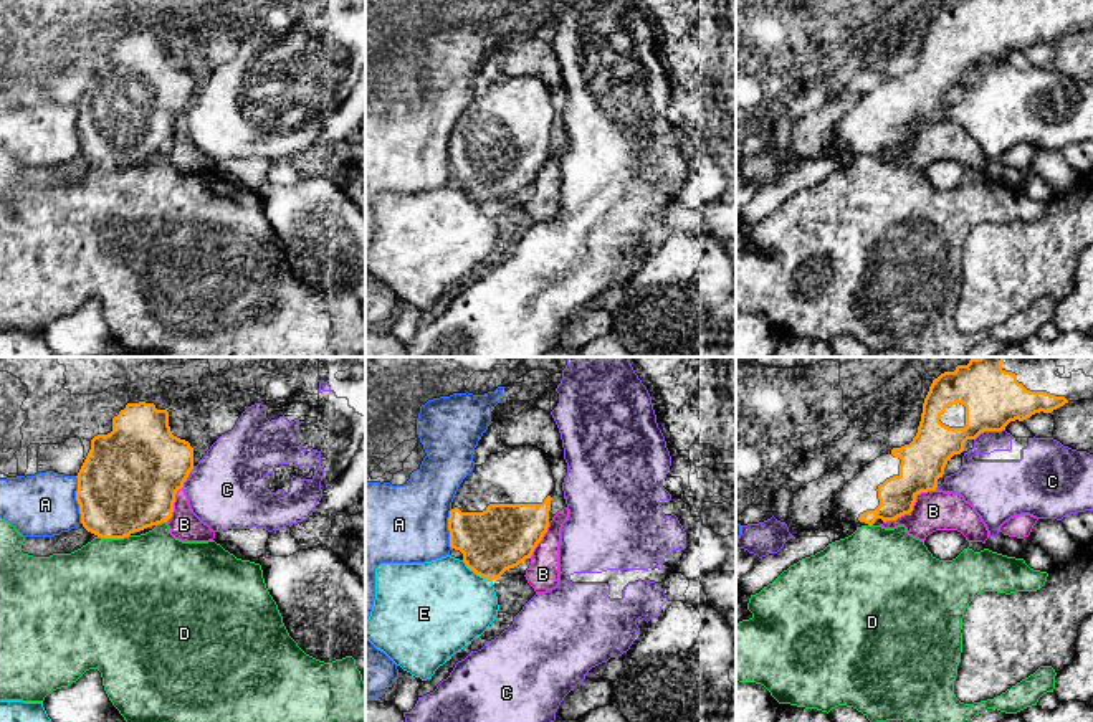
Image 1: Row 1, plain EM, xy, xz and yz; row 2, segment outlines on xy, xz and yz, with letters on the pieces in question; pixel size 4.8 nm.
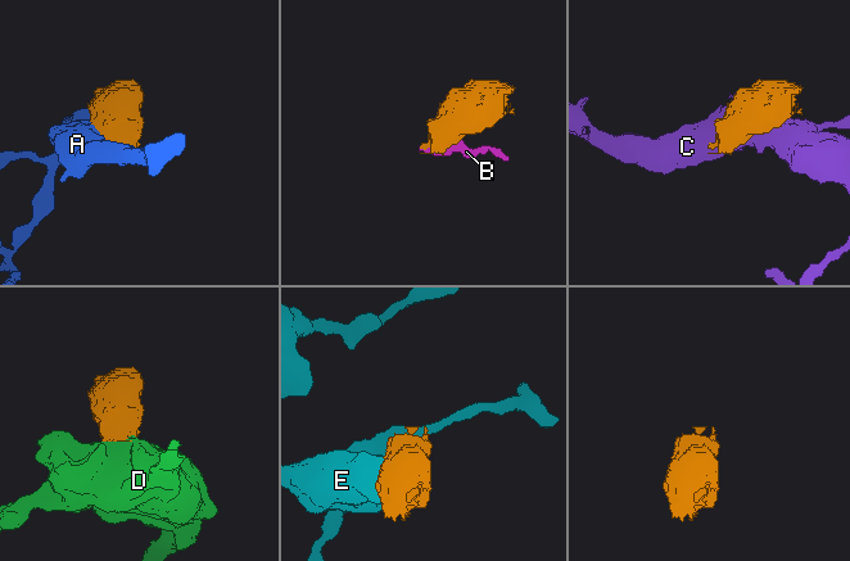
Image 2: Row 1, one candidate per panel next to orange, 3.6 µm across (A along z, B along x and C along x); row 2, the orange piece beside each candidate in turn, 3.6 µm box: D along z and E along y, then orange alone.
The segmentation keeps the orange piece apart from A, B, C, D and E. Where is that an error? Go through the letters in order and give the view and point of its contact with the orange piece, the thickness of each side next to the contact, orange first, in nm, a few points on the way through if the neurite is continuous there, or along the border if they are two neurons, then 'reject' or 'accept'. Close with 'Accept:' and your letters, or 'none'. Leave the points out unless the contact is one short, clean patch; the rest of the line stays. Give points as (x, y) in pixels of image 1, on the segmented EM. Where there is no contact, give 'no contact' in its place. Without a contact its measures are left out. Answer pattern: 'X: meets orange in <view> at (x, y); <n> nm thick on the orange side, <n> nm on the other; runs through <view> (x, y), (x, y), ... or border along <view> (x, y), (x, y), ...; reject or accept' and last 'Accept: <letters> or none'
A: meets orange in xy at (76, 499); 460 nm thick on the orange side, 300 nm on the other; reject
B: meets orange in yz at (911, 508); 220 nm thick on the orange side, 190 nm on the other; border along yz (935, 489), (920, 493), (908, 512), (883, 522); reject
C: meets orange in yz at (989, 430); 280 nm thick on the orange side, 200 nm on the other; reject
D: meets orange in xy at (113, 537); 440 nm thick on the orange side, 500 nm on the other; border along xy (129, 534), (123, 537), (98, 537); reject
E: meets orange in xz at (477, 574); 320 nm thick on the orange side, 460 nm on the other; border along xz (462, 560), (491, 582); reject
Accept: none

